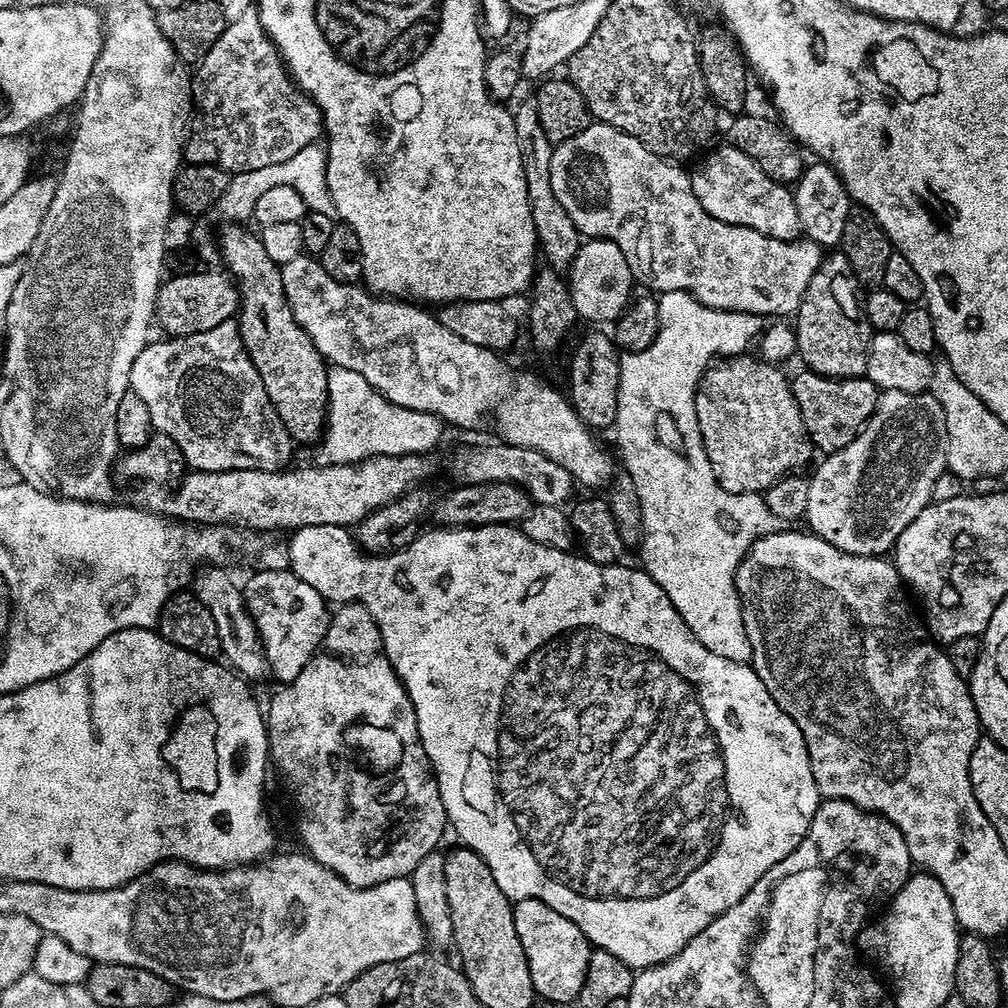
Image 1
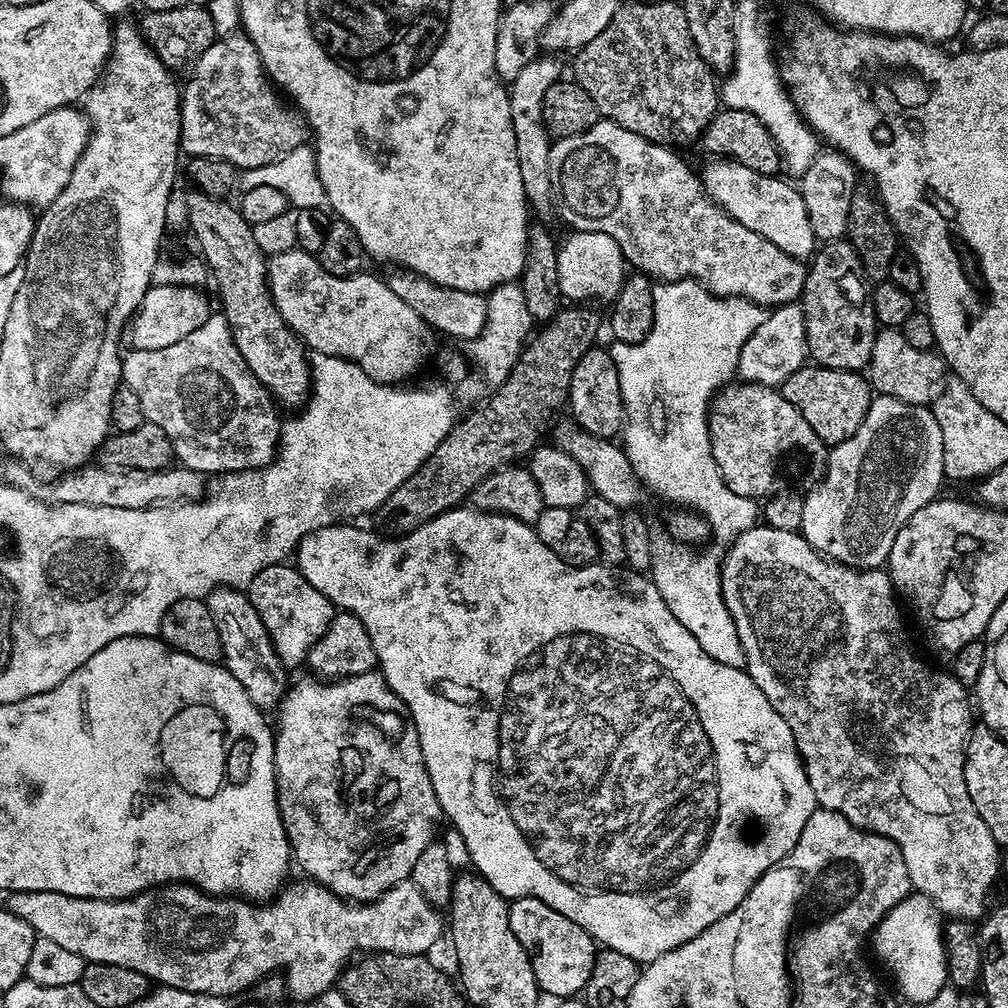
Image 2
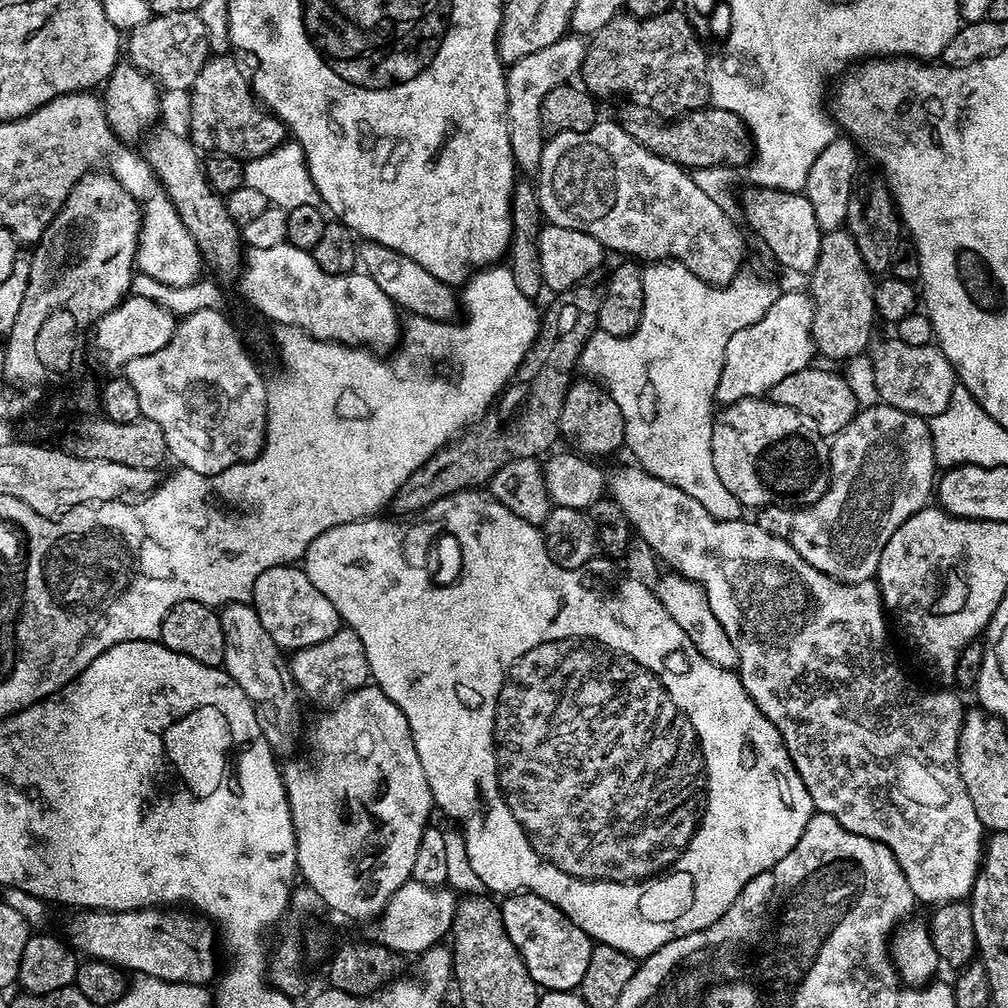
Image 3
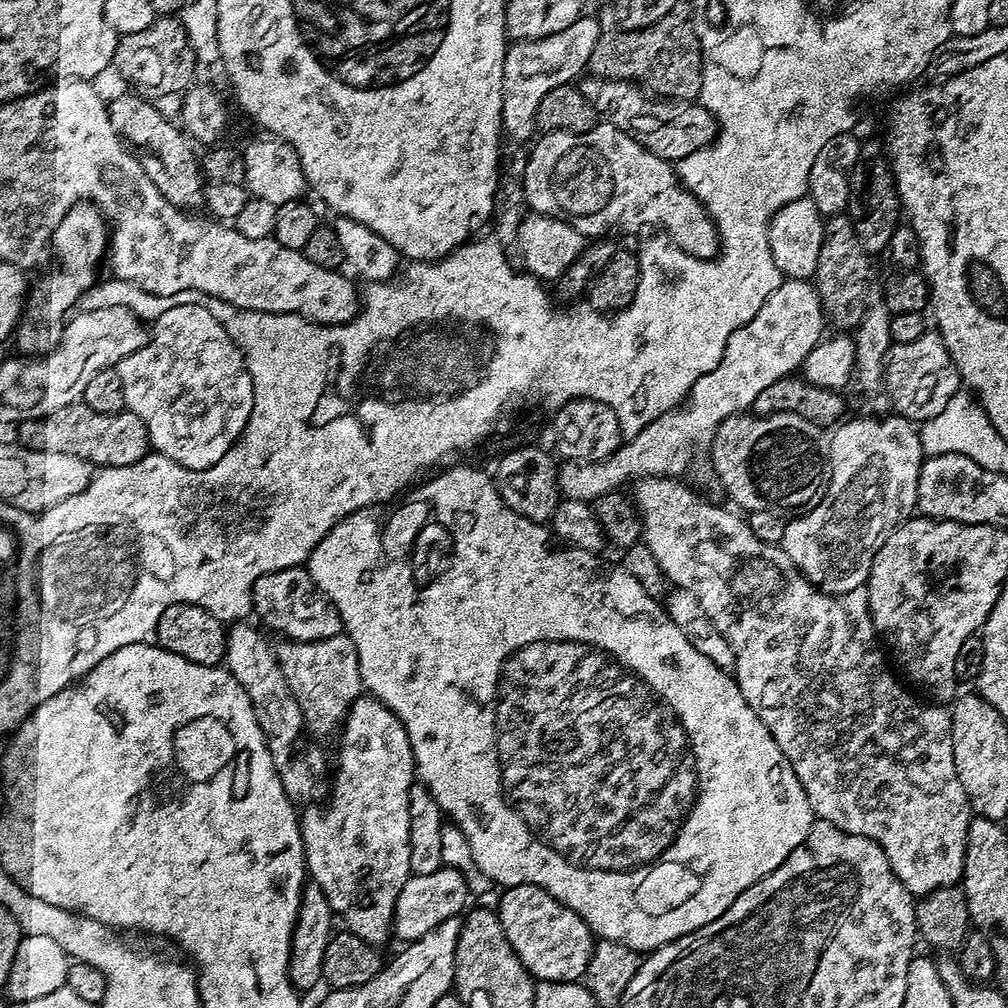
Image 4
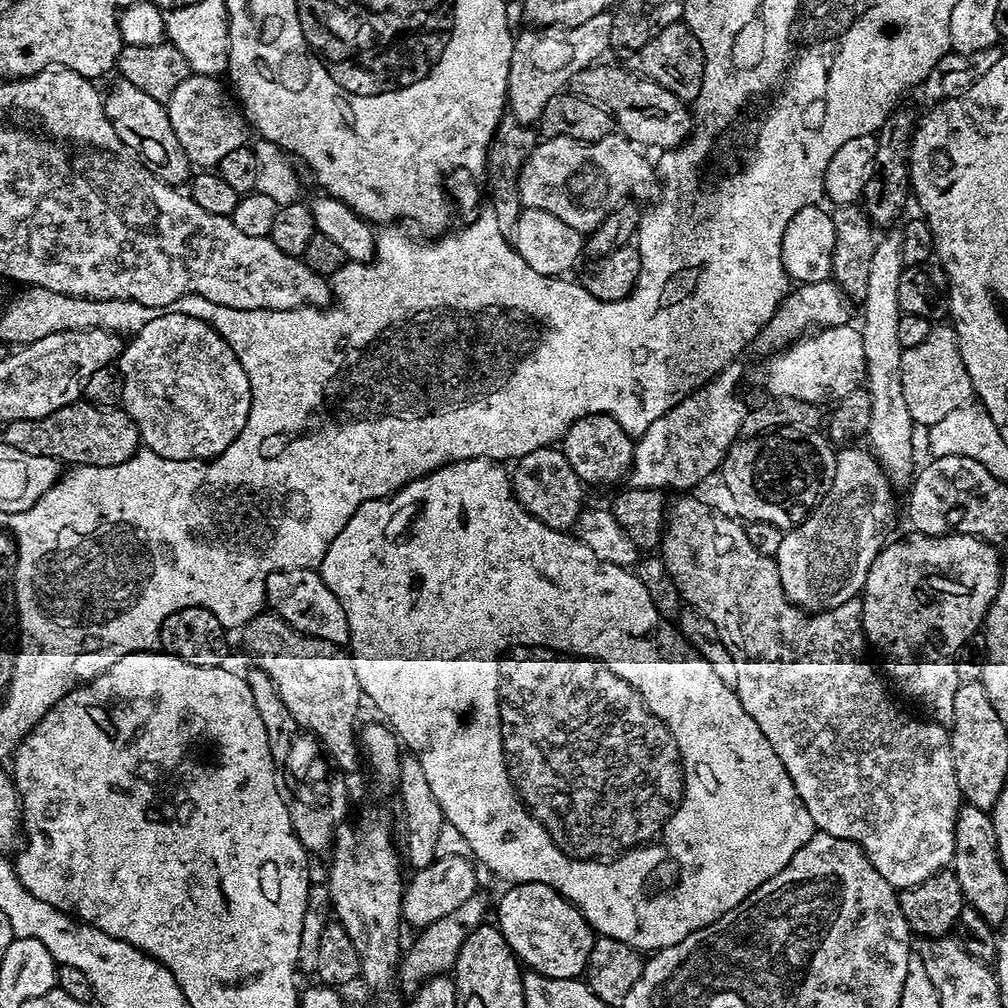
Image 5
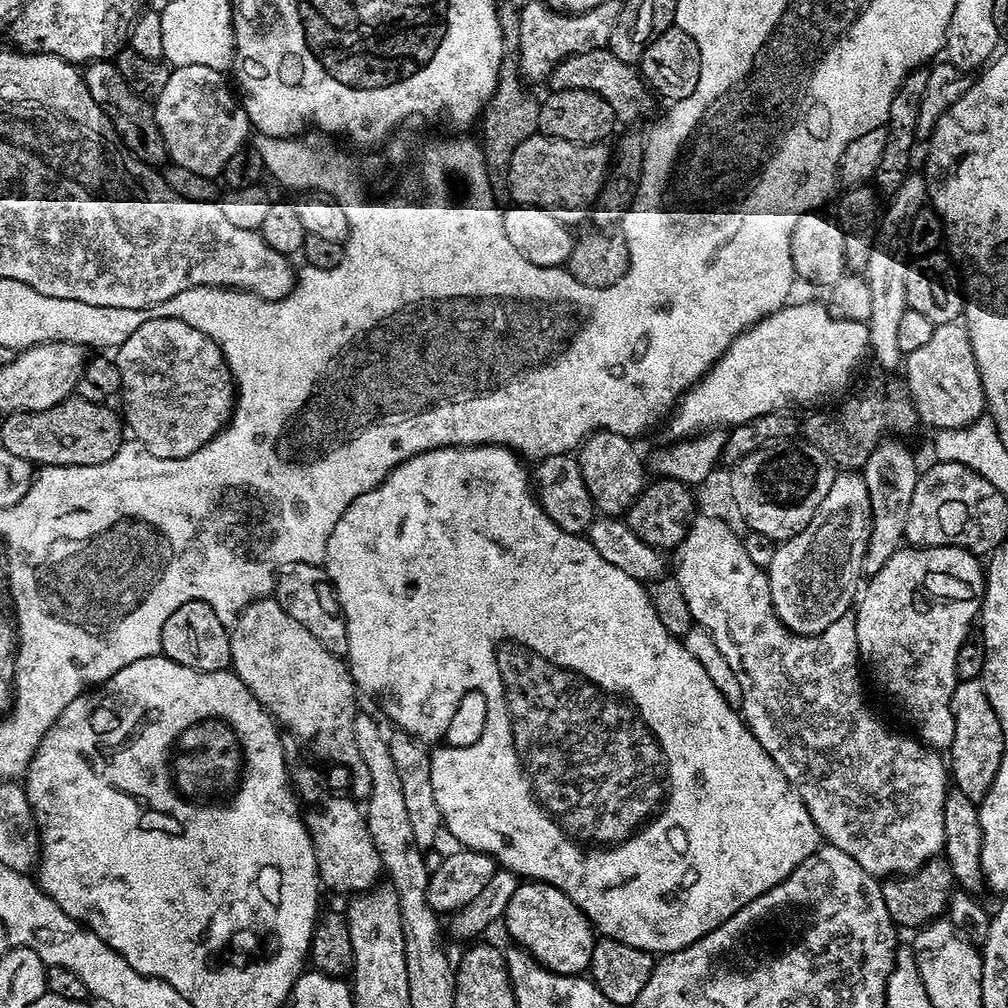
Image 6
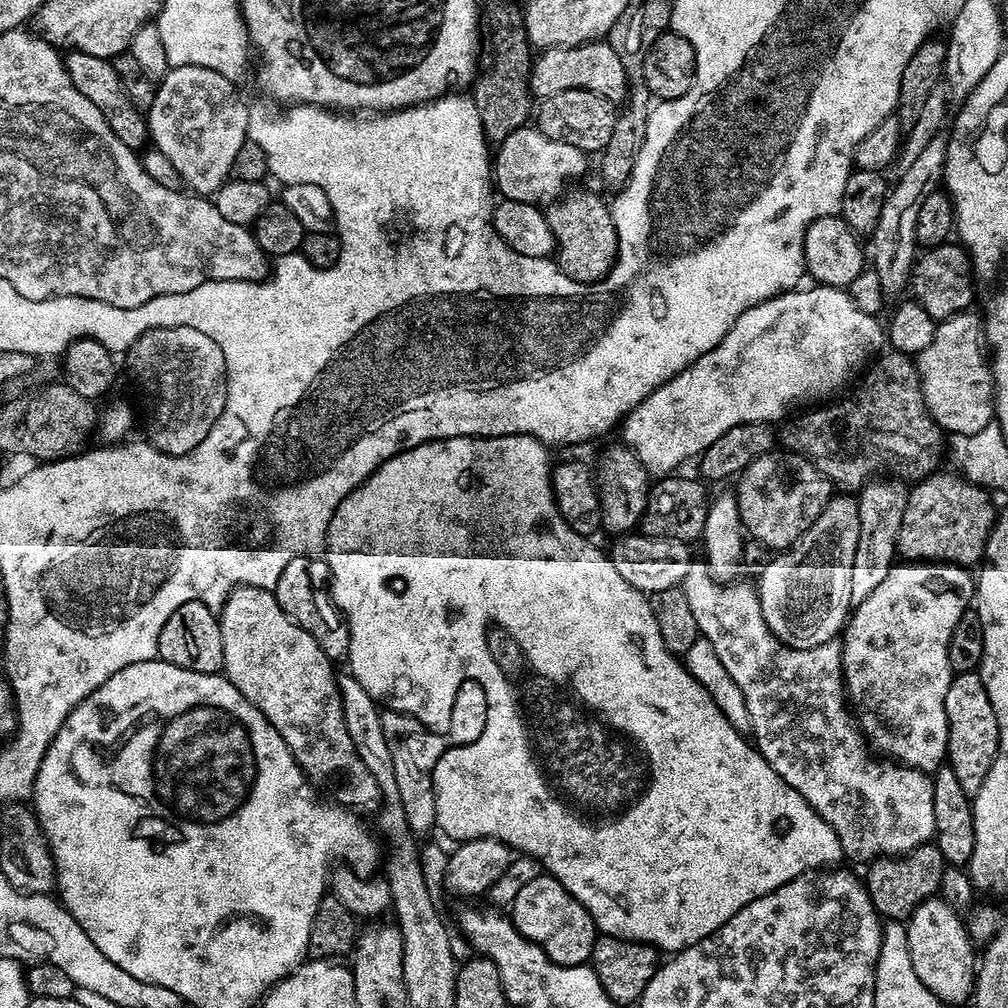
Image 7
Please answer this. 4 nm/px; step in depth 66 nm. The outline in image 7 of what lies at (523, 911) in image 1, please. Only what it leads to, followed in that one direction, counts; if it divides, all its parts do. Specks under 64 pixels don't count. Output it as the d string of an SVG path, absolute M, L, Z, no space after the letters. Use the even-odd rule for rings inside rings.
M541 874L538 878L534 878L534 882L526 882L526 886L522 886L522 890L518 890L518 898L514 898L514 902L510 906L510 918L516 925L516 929L527 940L533 940L555 964L573 968L576 964L587 965L593 959L598 939L596 923L592 920L592 915L551 874Z

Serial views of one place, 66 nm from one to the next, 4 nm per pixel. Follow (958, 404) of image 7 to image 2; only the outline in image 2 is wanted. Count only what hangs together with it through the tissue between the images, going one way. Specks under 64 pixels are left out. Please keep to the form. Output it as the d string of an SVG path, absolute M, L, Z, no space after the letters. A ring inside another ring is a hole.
M886 328L877 331L874 350L866 369L866 379L881 396L898 398L907 404L928 406L942 394L946 383L946 365L939 352L918 350L915 346L910 346L906 338L902 338L900 331Z

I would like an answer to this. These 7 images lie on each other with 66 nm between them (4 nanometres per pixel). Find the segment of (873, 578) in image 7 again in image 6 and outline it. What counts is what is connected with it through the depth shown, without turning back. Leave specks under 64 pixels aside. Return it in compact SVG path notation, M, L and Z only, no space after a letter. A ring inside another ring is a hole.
M885 438L877 444L868 461L864 463L862 475L868 491L872 525L866 552L862 558L861 573L871 578L878 574L878 570L882 570L882 566L893 553L902 547L906 514L910 514L910 498L914 498L918 467L916 468L916 460L912 457L911 450L902 441Z

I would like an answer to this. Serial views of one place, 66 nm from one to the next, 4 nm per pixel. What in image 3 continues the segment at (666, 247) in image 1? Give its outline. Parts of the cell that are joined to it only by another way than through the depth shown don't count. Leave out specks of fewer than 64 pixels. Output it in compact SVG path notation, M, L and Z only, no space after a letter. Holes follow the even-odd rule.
M598 122L593 128L585 132L555 133L545 143L542 150L542 162L540 163L540 171L534 178L534 187L537 200L540 203L541 214L547 223L566 226L574 230L582 230L594 237L599 244L603 244L605 249L612 251L613 248L616 252L625 252L628 255L625 257L635 258L640 262L675 262L677 264L685 264L698 278L702 278L708 284L717 286L727 284L741 271L742 265L740 263L744 260L744 236L736 229L735 222L724 213L726 211L725 205L717 202L710 194L706 194L706 190L702 190L702 186L698 186L696 179L689 175L685 169L679 168L674 162L654 154L646 146L639 144L625 128L620 127L619 123L604 124L604 122Z

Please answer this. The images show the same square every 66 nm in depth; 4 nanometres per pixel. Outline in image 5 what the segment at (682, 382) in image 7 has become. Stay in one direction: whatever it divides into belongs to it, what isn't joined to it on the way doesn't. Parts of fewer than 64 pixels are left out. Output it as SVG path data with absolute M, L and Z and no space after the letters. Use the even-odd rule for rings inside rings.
M851 323L833 328L821 328L811 334L805 334L799 340L788 345L787 348L777 351L768 360L768 388L773 397L805 400L808 403L820 406L823 400L835 402L850 394L855 388L865 383L866 356L862 351L862 334L859 327Z

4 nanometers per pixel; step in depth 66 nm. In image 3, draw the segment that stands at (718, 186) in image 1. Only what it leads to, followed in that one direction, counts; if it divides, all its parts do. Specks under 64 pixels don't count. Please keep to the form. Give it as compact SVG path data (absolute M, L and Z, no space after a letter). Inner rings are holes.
M745 187L744 214L772 256L792 272L811 274L818 262L821 230L814 218L814 206L799 192L779 192L776 188Z

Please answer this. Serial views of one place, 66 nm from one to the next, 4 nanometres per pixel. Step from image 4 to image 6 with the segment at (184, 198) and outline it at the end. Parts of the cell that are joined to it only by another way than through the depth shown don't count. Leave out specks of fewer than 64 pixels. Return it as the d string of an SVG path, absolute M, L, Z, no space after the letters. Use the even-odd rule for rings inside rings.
M110 60L91 61L83 69L82 75L91 98L94 102L98 103L99 108L103 110L103 113L106 114L108 118L110 118L117 139L120 140L125 148L127 148L128 152L135 156L137 160L141 160L150 166L157 166L156 164L162 161L162 163L165 163L168 158L167 150L165 142L155 122L153 107L149 103L146 104L143 101L145 99L139 93L135 92L132 85L128 83L125 77L116 68L115 63Z

